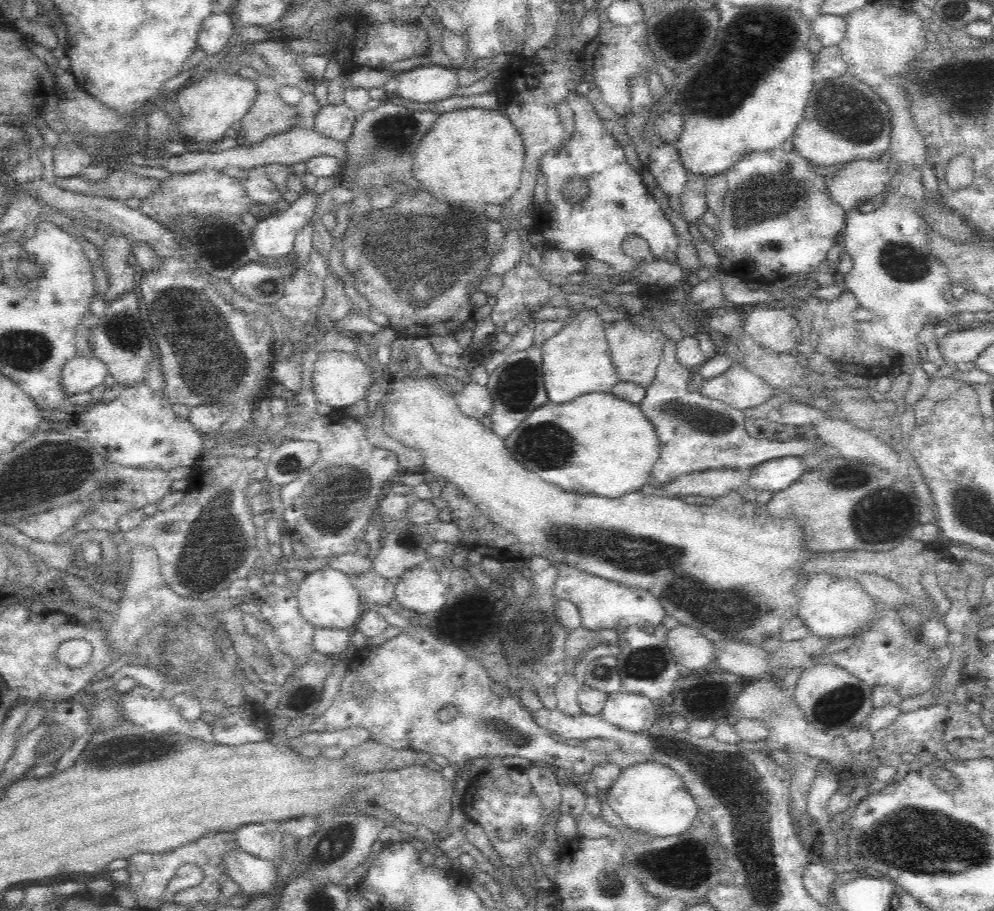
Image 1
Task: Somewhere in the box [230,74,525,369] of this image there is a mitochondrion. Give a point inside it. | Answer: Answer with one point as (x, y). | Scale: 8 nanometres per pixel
(418, 253)

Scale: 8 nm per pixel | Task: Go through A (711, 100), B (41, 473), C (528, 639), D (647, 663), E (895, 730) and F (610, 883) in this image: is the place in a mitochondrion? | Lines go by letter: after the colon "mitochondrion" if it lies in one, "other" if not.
A: mitochondrion
B: mitochondrion
C: mitochondrion
D: mitochondrion
E: other
F: mitochondrion

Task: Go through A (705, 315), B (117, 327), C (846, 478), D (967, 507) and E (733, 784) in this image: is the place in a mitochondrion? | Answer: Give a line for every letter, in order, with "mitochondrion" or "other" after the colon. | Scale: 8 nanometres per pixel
A: other
B: other
C: mitochondrion
D: mitochondrion
E: mitochondrion

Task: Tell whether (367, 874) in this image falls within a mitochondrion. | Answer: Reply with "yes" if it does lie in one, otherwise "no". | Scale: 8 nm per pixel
no

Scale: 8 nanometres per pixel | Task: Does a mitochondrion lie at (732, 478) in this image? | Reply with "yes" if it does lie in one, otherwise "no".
no

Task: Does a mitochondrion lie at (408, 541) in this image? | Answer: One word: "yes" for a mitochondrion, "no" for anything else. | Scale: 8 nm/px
no

